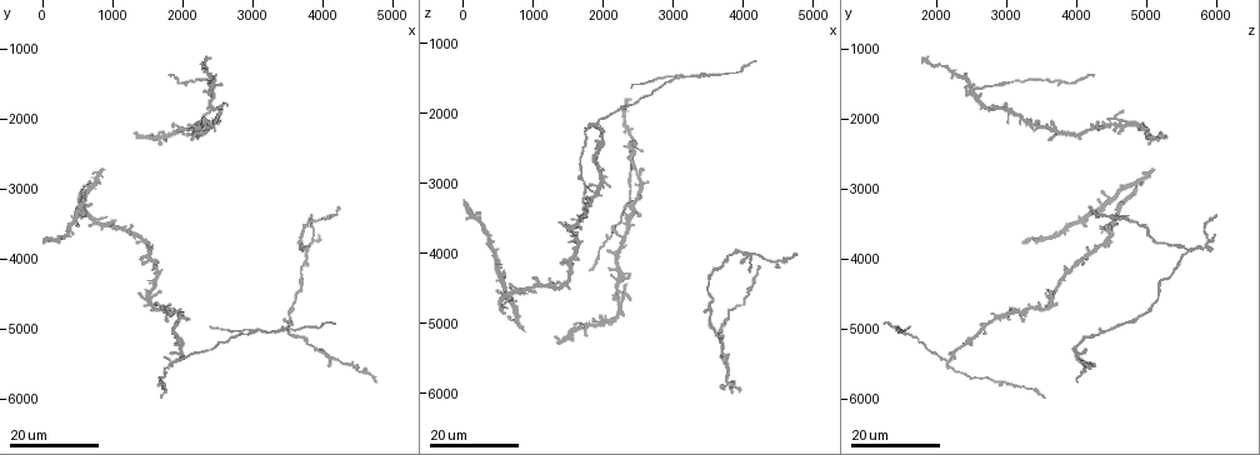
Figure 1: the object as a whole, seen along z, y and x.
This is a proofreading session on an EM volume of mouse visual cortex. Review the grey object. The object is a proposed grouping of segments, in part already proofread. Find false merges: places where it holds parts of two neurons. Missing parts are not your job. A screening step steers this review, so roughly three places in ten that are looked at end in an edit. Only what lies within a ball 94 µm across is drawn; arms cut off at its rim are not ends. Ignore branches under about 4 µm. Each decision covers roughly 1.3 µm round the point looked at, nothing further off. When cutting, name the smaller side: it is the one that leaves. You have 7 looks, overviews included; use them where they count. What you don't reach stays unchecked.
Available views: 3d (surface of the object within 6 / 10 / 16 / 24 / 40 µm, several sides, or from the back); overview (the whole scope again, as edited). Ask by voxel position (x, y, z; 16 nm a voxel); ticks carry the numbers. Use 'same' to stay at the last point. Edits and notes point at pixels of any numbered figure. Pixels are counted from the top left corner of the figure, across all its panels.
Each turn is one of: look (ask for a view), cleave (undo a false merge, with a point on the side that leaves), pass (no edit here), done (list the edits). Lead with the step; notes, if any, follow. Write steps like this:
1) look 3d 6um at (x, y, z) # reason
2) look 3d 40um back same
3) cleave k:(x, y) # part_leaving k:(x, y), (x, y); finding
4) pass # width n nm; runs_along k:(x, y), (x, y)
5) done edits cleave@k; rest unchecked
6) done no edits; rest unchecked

look 3d 24um at (2250, 2100, 4750) # three arms meet

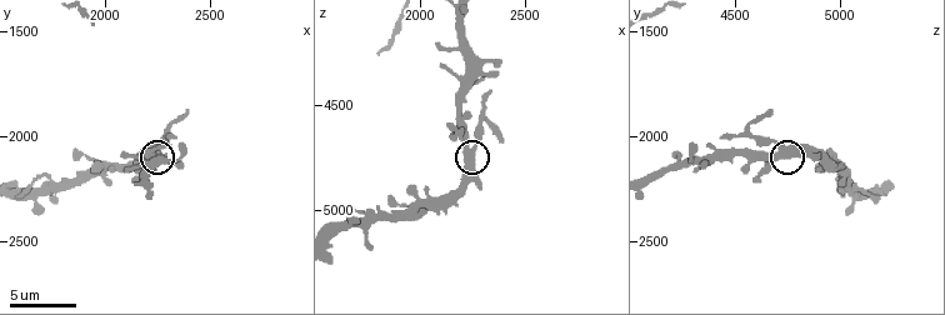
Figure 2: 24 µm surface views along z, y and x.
look 3d 10um at (2250, 2060, 4710)

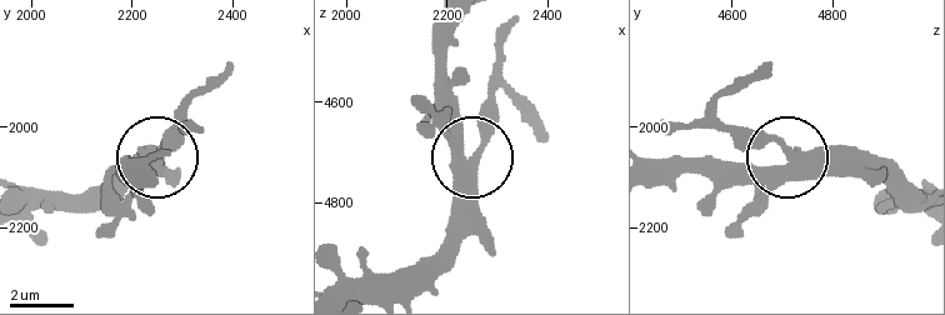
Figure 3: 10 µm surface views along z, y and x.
cleave 3:(183, 143) # arms 3; part_leaving 3:(479, 153), (479, 115), (500, 85), (541, 136); two neurons meet here

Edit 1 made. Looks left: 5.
look 3d 16um at (2000, 4850, 3000)

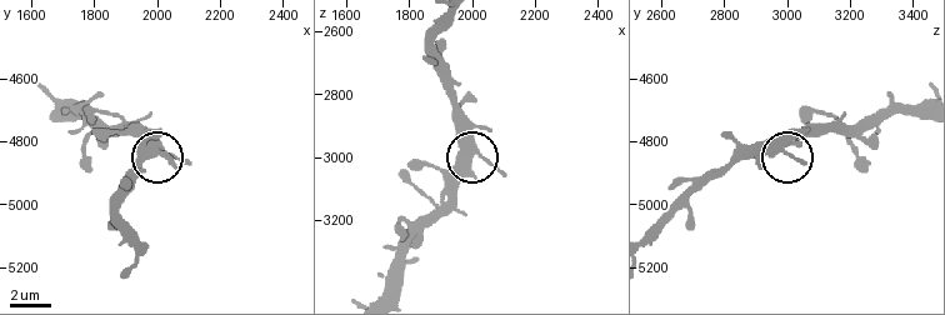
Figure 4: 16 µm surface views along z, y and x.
look 3d 10um at (2010, 4820, 2980)

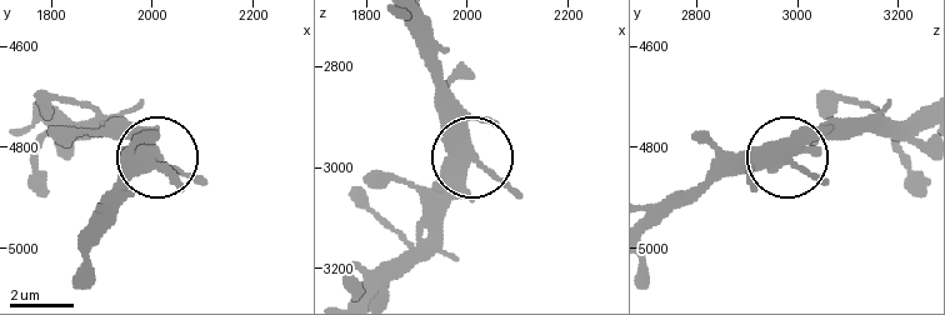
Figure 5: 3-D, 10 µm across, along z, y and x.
pass # all the same neuron

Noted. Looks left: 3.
look 3d 24um at (1900, 5450, 2150) # four arms meet

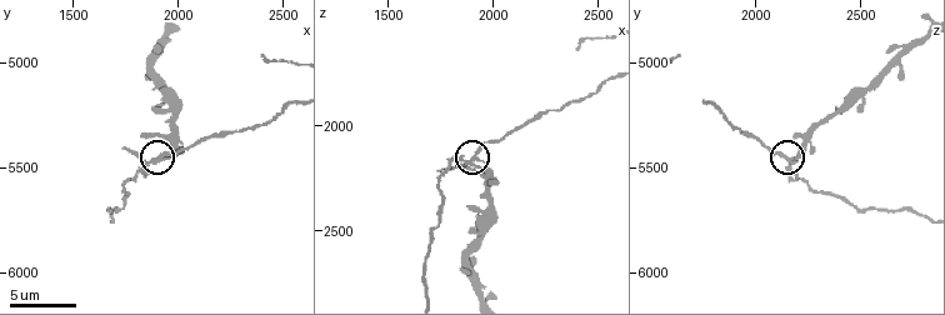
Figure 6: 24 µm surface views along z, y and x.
look 3d 10um at (1920, 5470, 2160) # closer look

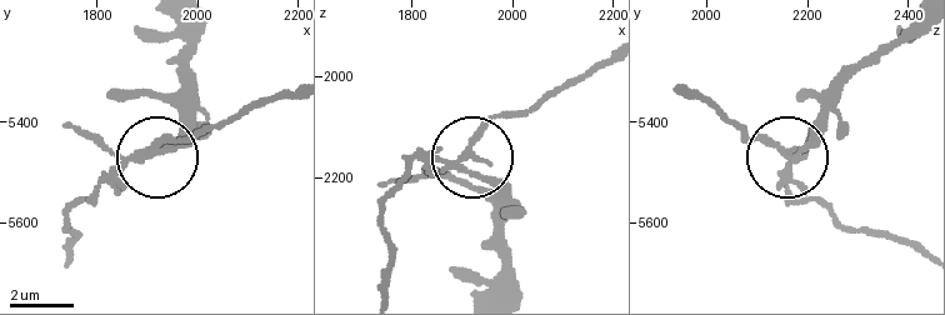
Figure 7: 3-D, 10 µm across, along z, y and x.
look 3d 6um at (1910, 5460, 2155)

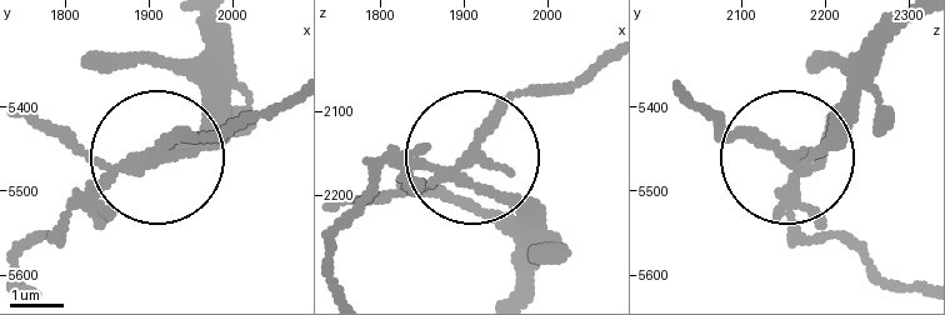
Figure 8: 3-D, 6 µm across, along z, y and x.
cleave 8:(68, 134) # side_arm 29 um; part_leaving 8:(131, 170), (173, 139), (293, 103); two neurons meet here

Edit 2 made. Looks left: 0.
done edits cleave@3, cleave@8; rest unchecked

